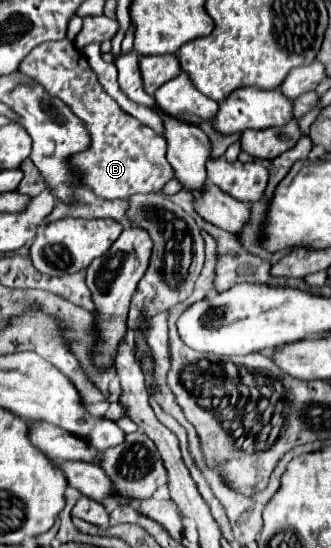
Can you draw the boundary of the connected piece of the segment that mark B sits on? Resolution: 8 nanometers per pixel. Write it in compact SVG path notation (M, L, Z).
M65 38L41 43L26 56L18 69L42 83L50 95L62 99L84 121L92 135L92 143L88 151L72 157L72 163L80 171L84 185L98 197L128 199L138 193L158 193L164 183L174 177L174 169L166 161L166 139L120 109L120 105L102 89L96 73L73 41Z

